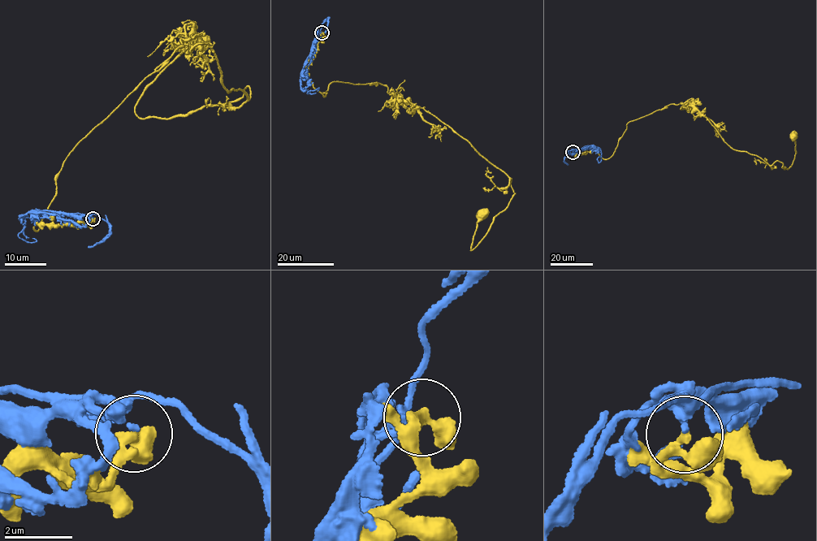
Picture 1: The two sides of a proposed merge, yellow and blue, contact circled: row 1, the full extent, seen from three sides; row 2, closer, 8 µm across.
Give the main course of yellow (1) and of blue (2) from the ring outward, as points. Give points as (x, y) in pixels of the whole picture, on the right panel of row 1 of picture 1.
1: (572, 152), (607, 159), (629, 122), (685, 101), (734, 149), (771, 166), (791, 166), (793, 136)
2: (572, 151), (594, 146), (600, 149), (597, 160), (598, 162), (601, 161)

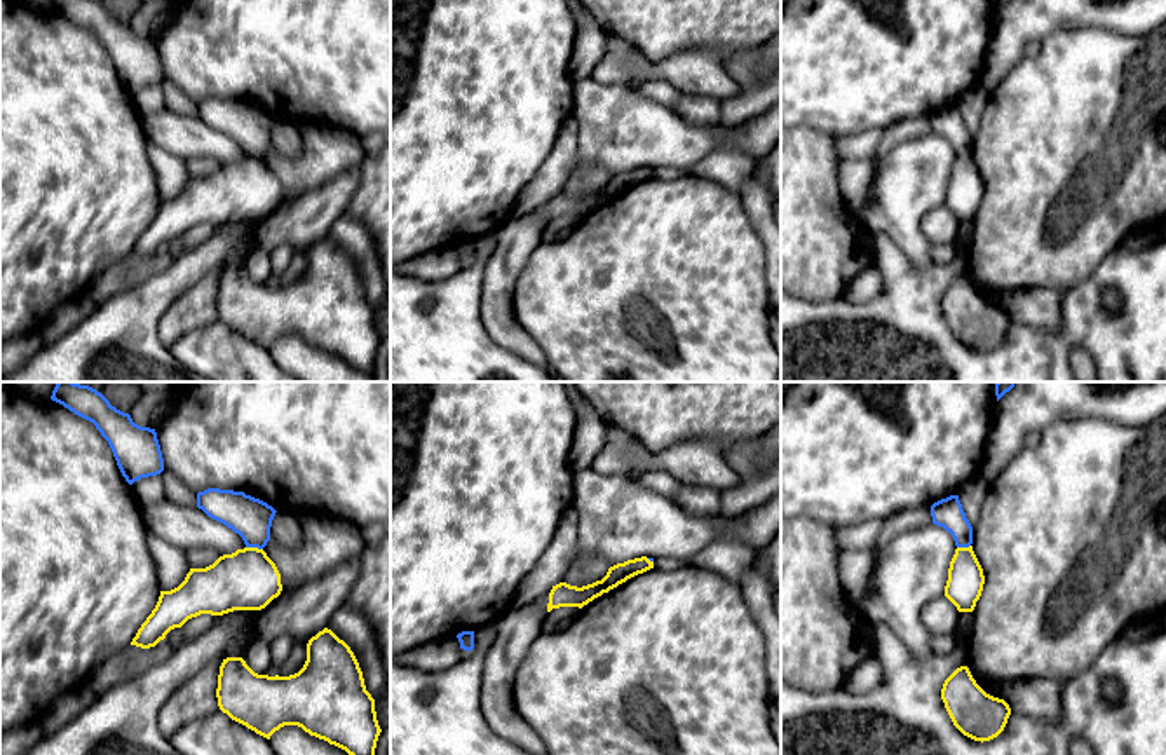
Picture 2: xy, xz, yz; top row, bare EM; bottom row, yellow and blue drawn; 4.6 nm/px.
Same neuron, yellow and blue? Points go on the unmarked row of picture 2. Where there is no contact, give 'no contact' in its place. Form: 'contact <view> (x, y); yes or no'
contact xy (255, 157); no

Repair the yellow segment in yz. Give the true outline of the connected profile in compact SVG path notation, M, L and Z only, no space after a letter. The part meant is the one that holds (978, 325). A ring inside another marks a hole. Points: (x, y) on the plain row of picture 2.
M967 275L957 277L943 293L941 309L953 335L974 350L997 347L1011 324L1004 309L986 303Z

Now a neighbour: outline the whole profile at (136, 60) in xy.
M52 0L51 9L96 35L129 94L164 80L155 38L134 33L129 23L112 16L101 2Z

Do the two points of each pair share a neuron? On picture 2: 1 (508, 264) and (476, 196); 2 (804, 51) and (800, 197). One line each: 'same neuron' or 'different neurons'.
1: different neurons
2: different neurons

